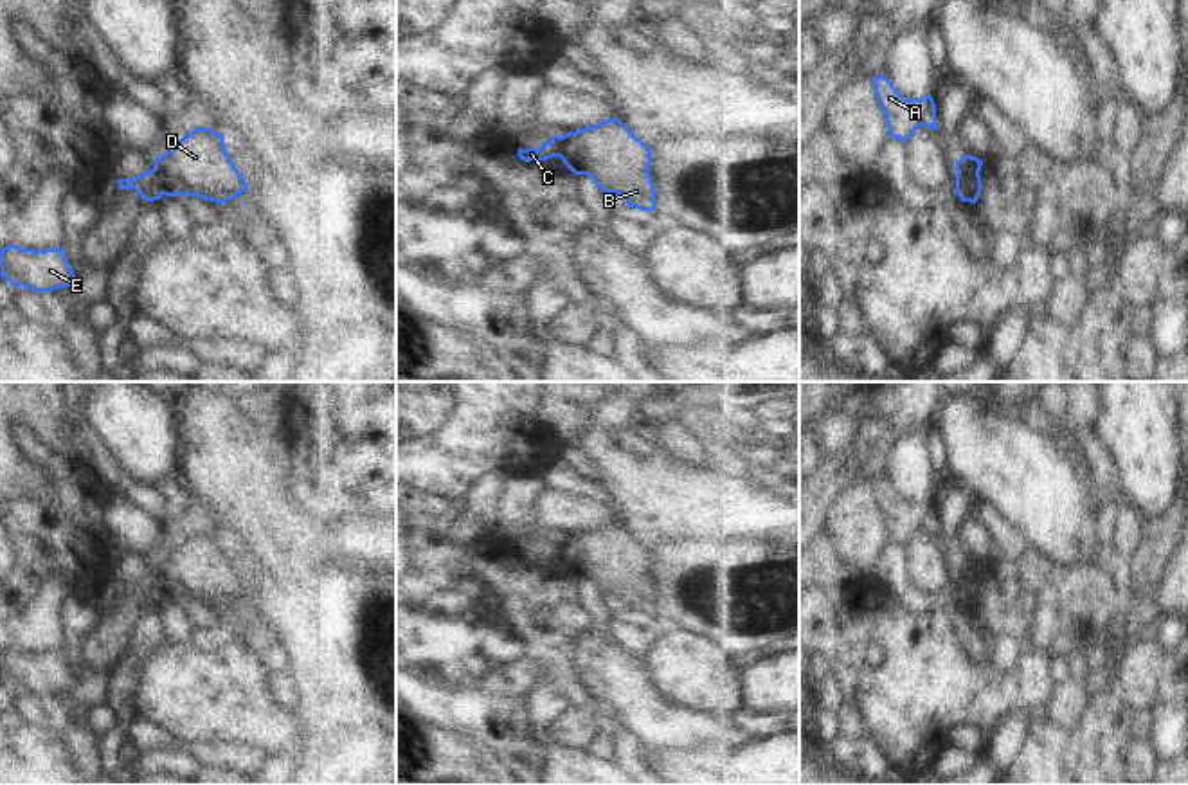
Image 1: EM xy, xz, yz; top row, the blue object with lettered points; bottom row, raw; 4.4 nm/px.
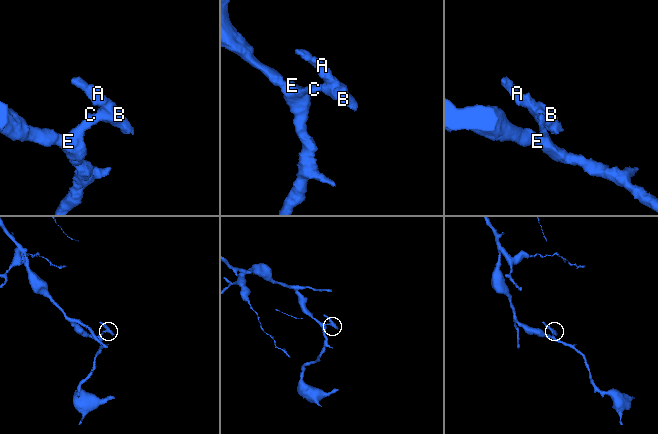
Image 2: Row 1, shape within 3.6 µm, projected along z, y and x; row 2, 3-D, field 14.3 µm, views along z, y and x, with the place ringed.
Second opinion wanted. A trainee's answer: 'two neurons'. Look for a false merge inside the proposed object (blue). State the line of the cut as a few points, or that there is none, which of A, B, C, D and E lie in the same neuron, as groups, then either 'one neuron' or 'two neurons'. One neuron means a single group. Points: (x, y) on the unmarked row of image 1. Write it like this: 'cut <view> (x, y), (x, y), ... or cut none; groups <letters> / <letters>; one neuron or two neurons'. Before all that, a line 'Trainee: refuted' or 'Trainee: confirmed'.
Trainee: confirmed
cut xy (153, 571), (164, 596); groups A B D / C E; two neurons

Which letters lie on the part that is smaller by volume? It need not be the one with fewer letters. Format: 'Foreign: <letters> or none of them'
Foreign: A, B, D

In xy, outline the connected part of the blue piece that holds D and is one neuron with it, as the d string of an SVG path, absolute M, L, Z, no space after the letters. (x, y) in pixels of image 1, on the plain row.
M196 529L155 562L155 573L166 600L189 598L225 607L248 592L225 553L223 538L211 531Z

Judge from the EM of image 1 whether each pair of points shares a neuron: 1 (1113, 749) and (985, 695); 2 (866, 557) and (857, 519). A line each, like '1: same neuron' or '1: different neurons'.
1: different neurons
2: same neuron

